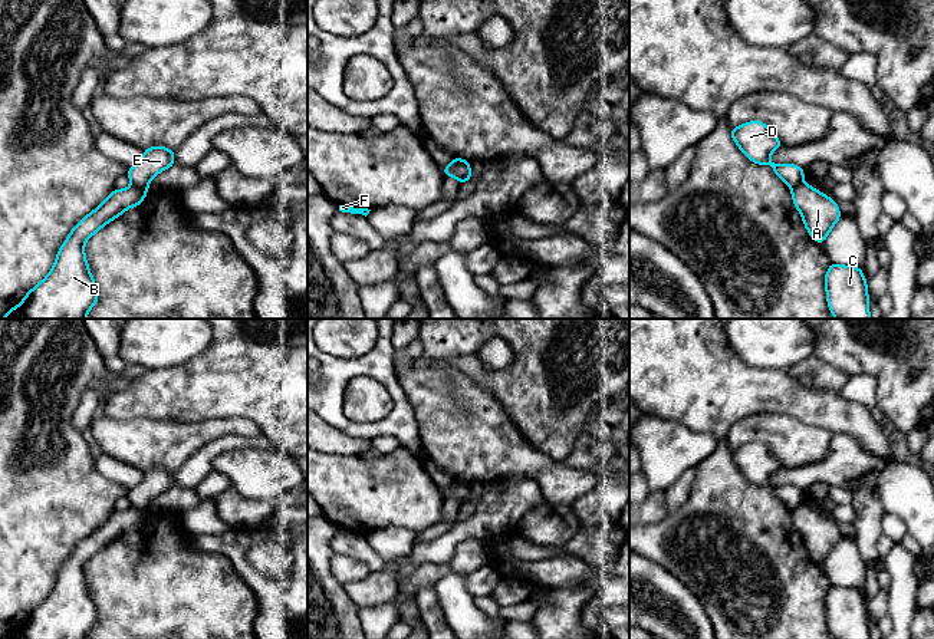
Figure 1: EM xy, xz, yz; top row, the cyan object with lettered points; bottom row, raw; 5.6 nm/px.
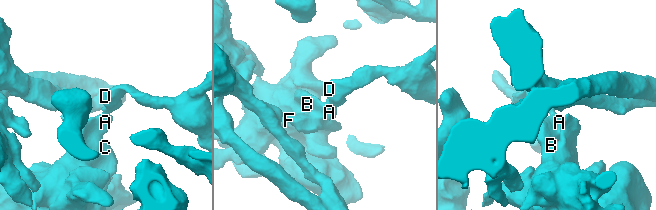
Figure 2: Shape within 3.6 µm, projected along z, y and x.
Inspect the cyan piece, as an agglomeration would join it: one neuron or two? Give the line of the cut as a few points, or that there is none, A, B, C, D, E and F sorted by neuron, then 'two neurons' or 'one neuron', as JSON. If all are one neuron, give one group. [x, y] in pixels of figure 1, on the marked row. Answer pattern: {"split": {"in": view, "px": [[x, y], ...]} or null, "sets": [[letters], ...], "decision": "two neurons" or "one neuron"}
{"split": {"in": "xy", "px": [[132, 184], [147, 188]]}, "sets": [["A", "B", "C", "F"], ["D", "E"]], "decision": "two neurons"}

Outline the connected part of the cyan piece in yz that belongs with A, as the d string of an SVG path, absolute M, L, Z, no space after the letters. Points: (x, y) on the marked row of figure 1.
M805 182L793 187L790 192L812 240L822 244L841 218L839 205Z

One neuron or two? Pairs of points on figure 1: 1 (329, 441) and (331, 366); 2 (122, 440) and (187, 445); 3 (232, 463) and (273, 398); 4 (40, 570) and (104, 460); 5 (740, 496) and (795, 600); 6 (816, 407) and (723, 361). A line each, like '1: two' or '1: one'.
1: two
2: one
3: two
4: two
5: one
6: one

